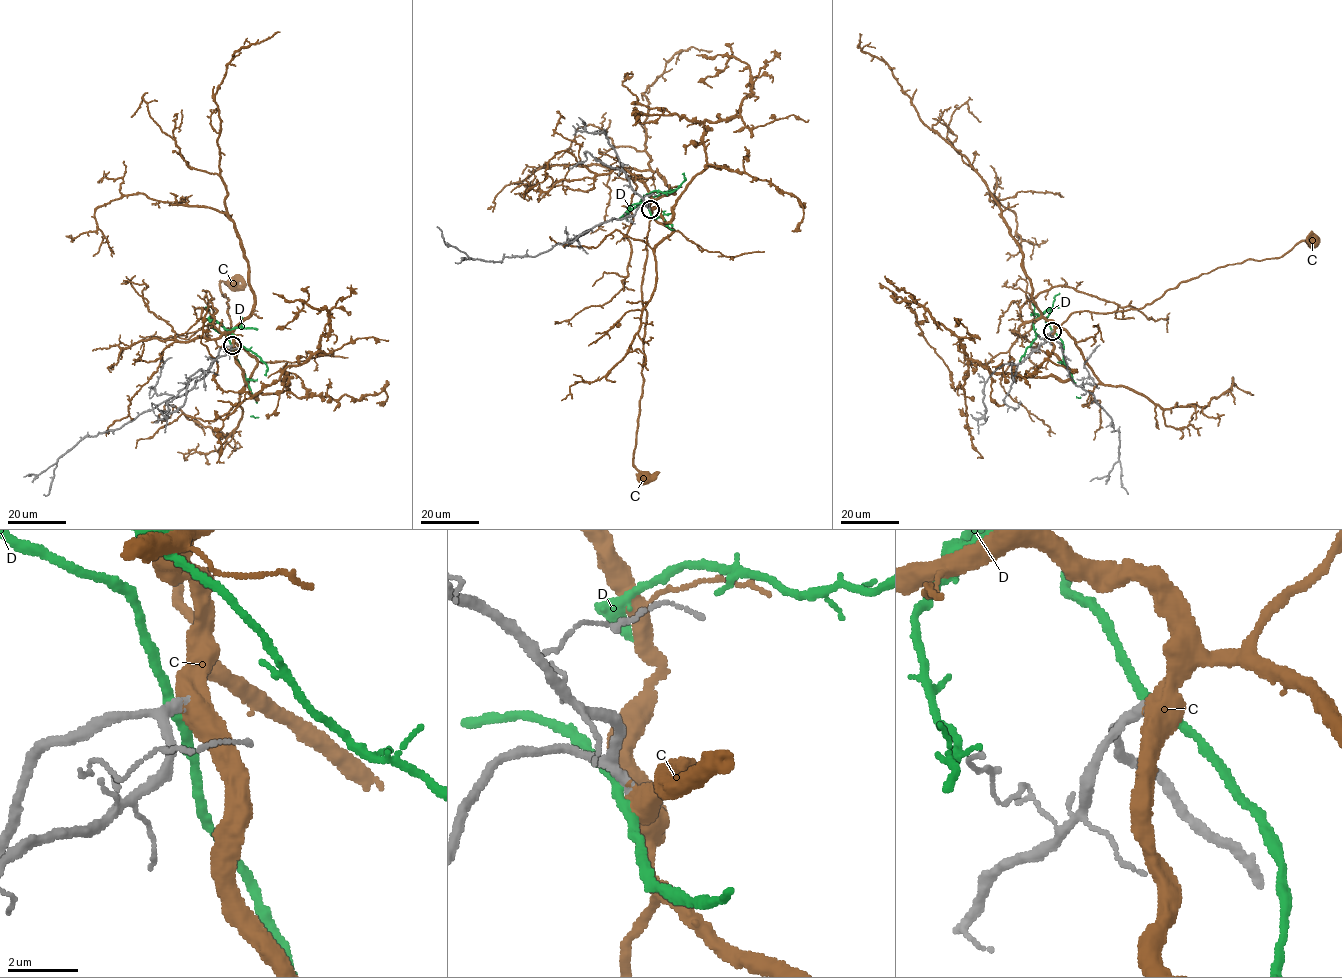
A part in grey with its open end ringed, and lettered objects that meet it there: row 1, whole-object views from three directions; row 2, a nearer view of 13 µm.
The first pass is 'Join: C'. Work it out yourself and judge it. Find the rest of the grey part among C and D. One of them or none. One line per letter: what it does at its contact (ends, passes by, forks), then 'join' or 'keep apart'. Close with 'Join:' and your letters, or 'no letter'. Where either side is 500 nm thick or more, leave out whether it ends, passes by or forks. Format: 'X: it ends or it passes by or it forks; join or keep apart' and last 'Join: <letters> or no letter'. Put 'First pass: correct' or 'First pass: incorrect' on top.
First pass: correct
C: it passes by; join
D: it passes by; keep apart
Join: C

